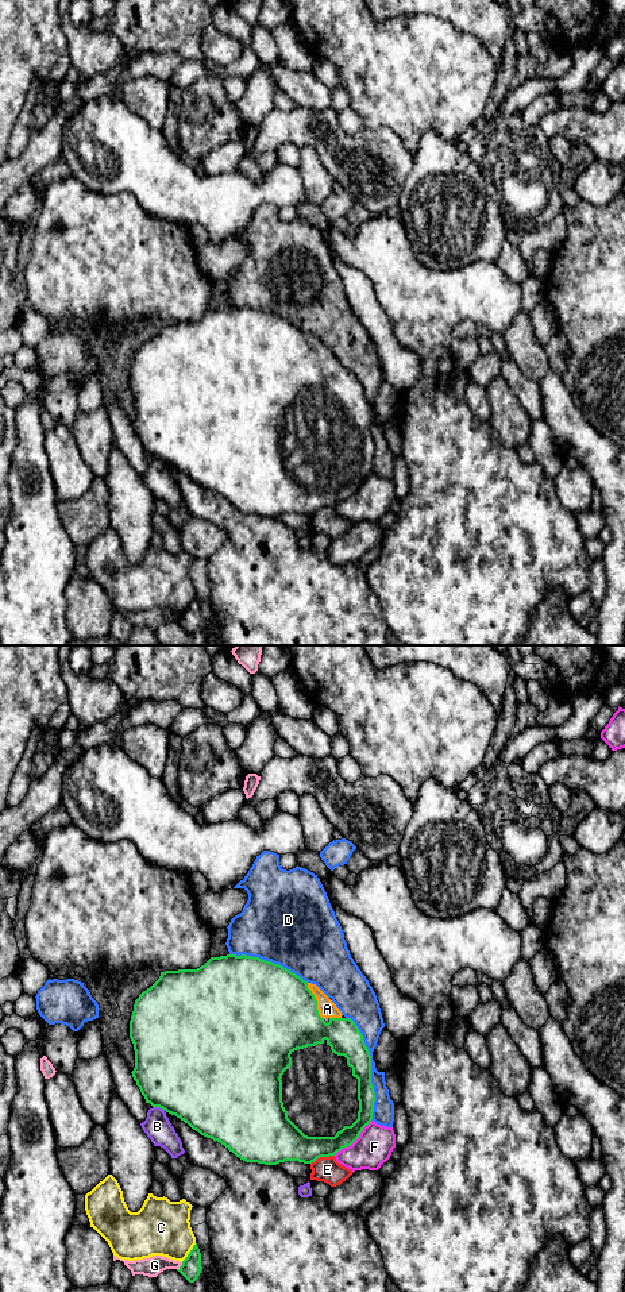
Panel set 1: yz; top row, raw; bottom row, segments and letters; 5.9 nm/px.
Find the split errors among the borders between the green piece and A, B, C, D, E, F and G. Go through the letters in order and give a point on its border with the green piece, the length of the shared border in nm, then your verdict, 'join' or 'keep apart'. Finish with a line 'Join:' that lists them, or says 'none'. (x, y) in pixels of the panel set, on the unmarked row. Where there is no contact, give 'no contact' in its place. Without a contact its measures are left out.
A: meets green in yz at (316, 353); contact 240 nm long; join
B: meets green in yz at (159, 459); contact 80 nm long; keep apart
C: meets green in yz at (189, 605); contact 140 nm long; keep apart
D: meets green in yz at (370, 419); contact 650 nm long; keep apart
E: meets green in yz at (321, 508); contact 160 nm long; keep apart
F: meets green in yz at (354, 493); contact 300 nm long; keep apart
G: meets green in yz at (180, 618); contact 60 nm long; keep apart
Join: A

